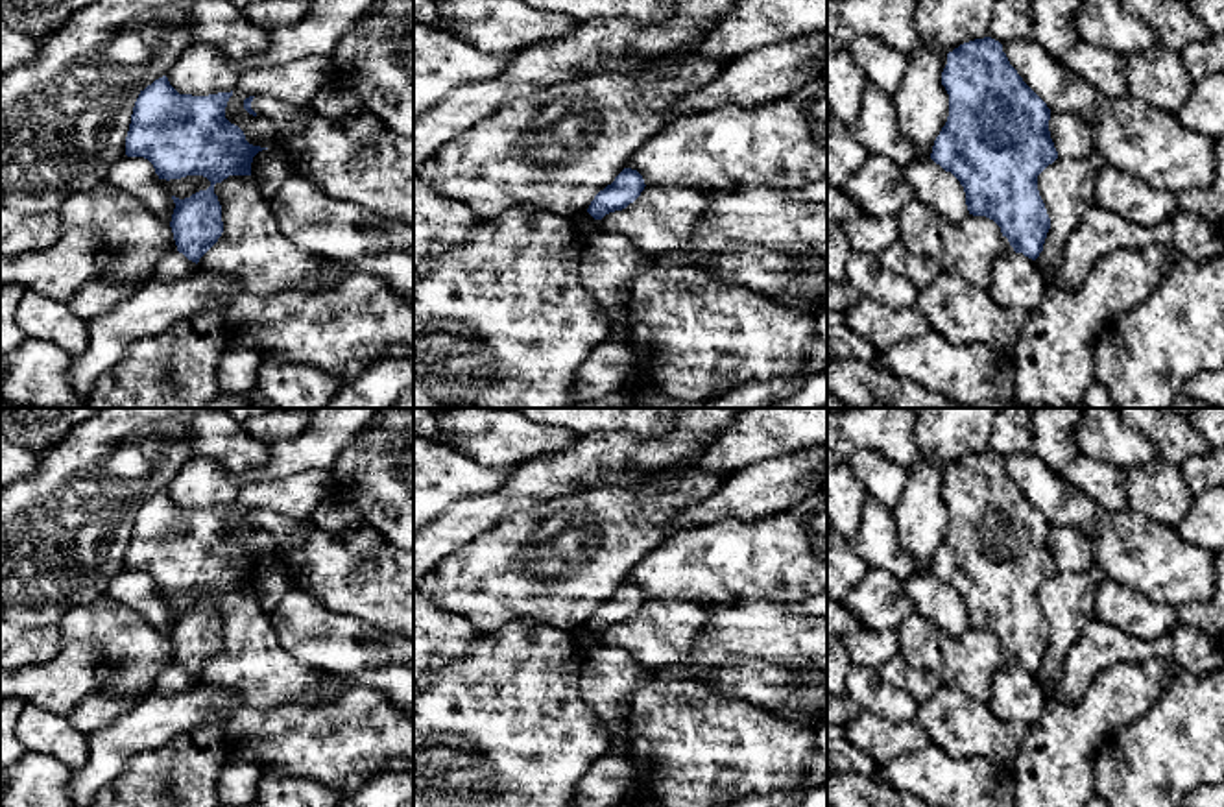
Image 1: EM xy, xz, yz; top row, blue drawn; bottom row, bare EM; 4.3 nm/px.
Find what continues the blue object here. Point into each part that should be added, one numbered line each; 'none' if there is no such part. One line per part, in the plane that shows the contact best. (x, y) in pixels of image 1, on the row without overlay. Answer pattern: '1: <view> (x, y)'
none

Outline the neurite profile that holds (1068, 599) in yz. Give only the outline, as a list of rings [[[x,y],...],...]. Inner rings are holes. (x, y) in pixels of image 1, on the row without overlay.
[[[1098,565],[1080,572],[1056,572],[1038,589],[1038,604],[1050,632],[1043,665],[1036,678],[1043,687],[1063,676],[1065,659],[1087,620],[1095,617],[1097,585],[1104,572]]]

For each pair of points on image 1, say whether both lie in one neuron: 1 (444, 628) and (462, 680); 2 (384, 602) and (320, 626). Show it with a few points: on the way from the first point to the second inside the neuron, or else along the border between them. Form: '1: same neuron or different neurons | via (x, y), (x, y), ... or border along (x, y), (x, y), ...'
1: different neurons | border along (482, 634), (458, 660), (432, 673)
2: different neurons | border along (312, 597), (335, 612), (351, 614), (392, 632)

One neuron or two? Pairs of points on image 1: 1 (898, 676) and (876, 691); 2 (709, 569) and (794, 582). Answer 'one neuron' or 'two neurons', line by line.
1: two neurons
2: one neuron

